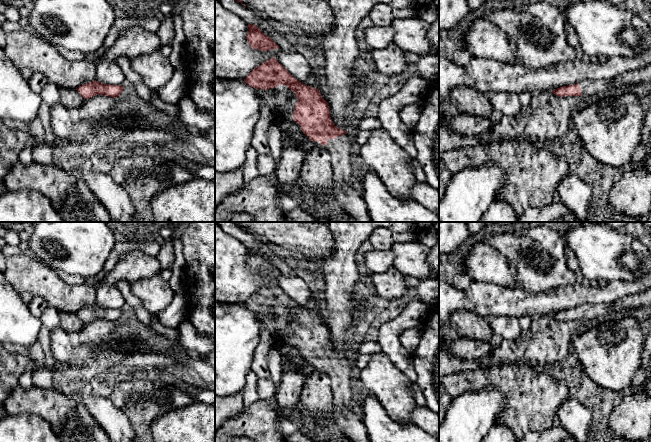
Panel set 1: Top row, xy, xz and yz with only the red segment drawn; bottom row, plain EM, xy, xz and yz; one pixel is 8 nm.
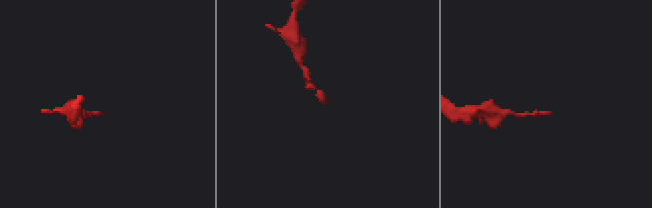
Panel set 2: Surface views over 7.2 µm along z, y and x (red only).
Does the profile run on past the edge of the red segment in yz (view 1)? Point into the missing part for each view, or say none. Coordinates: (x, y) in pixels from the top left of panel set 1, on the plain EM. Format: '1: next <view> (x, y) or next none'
1: next yz (590, 312)

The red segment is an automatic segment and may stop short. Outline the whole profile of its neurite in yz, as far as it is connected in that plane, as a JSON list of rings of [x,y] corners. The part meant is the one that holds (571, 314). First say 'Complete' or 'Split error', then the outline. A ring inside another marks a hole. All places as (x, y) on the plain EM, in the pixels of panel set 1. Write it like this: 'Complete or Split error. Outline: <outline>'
Split error. Outline: [[[614,303],[607,304],[584,304],[574,309],[563,310],[553,314],[556,320],[586,320],[596,322],[604,318],[616,318],[629,314],[628,311],[620,310]]]

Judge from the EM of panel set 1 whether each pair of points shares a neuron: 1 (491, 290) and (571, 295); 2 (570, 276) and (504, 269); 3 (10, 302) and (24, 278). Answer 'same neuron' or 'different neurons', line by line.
1: same neuron
2: different neurons
3: different neurons

